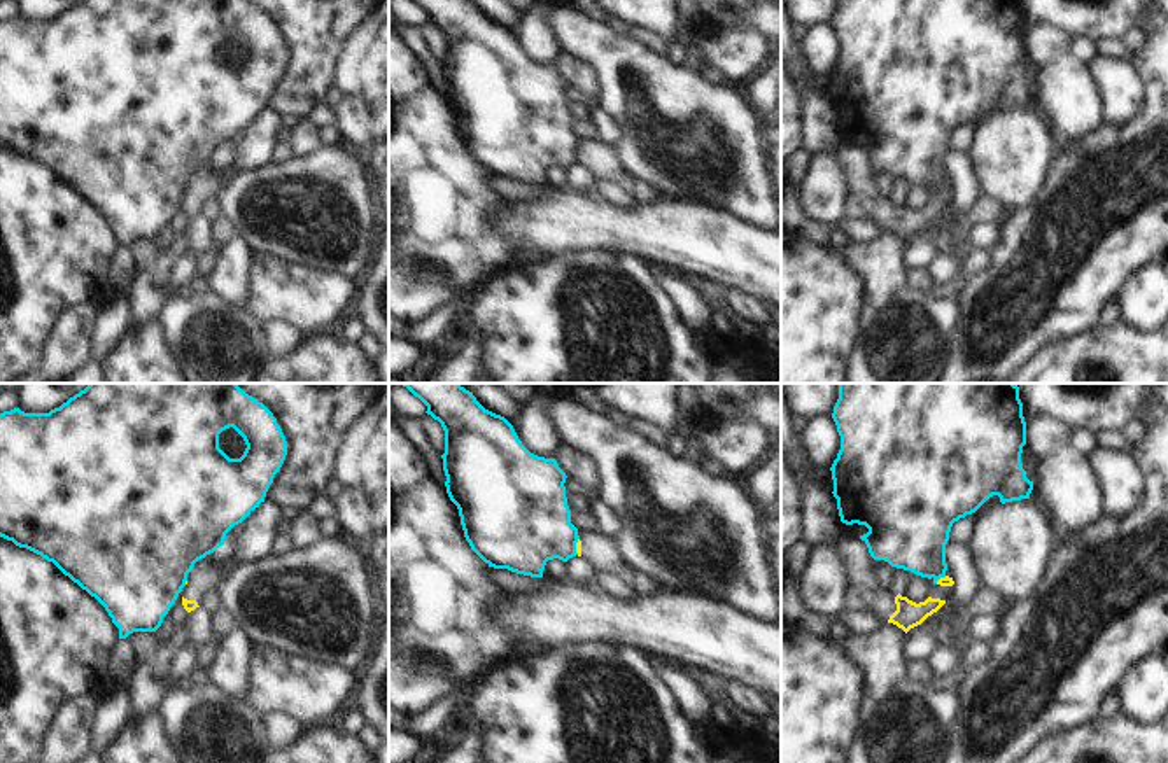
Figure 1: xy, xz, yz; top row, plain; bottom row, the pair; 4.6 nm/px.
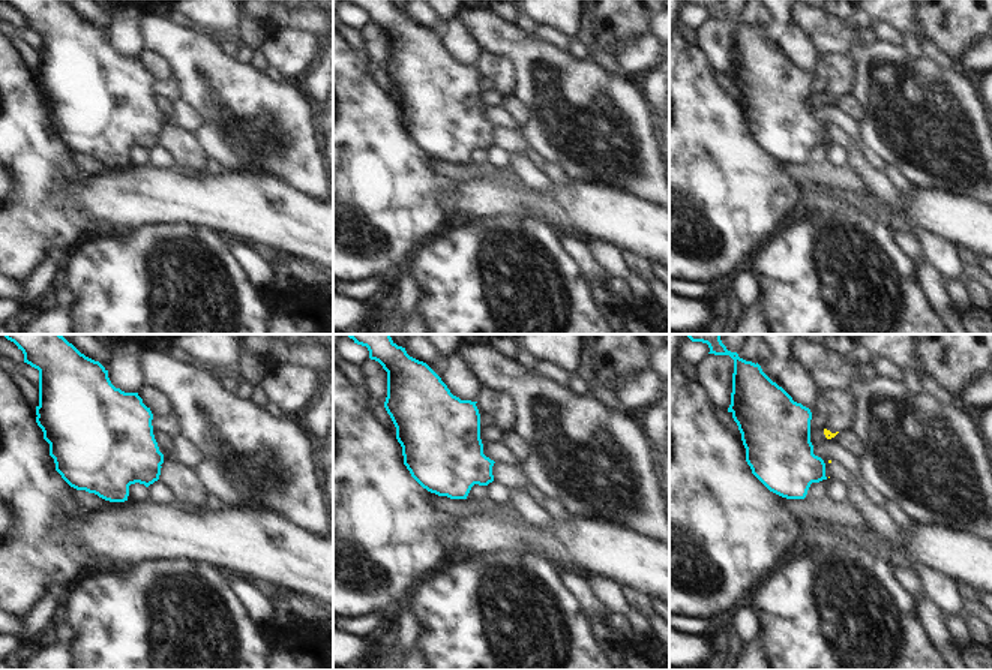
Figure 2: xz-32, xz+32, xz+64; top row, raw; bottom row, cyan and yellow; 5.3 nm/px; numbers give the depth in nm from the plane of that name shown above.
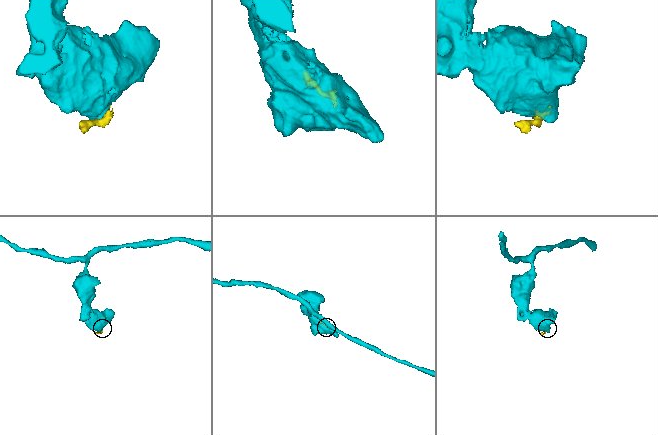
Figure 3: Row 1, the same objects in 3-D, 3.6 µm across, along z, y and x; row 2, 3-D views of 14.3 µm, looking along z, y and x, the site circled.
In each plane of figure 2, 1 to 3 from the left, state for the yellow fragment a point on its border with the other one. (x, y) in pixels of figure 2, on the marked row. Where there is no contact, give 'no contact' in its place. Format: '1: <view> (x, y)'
1: no contact
2: no contact
3: no contact

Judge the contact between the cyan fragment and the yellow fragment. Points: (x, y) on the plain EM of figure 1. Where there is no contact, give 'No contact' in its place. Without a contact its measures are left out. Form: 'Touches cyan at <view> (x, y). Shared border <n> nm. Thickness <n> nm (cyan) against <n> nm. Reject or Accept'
Touches cyan at xz (575, 154). Shared border 80 nm. Thickness 400 nm (cyan) against 30 nm. Reject

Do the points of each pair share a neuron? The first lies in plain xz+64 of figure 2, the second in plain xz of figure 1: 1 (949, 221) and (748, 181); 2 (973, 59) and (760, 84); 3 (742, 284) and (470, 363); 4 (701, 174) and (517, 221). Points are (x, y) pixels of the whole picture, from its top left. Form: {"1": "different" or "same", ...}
{"1": "different", "2": "different", "3": "same", "4": "different"}

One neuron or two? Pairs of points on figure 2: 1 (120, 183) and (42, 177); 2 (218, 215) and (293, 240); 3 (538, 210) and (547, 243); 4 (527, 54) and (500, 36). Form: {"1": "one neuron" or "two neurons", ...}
{"1": "two neurons", "2": "one neuron", "3": "two neurons", "4": "one neuron"}

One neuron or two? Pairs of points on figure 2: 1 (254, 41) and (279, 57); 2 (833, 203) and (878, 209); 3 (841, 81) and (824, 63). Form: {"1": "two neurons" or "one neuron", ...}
{"1": "two neurons", "2": "one neuron", "3": "one neuron"}

